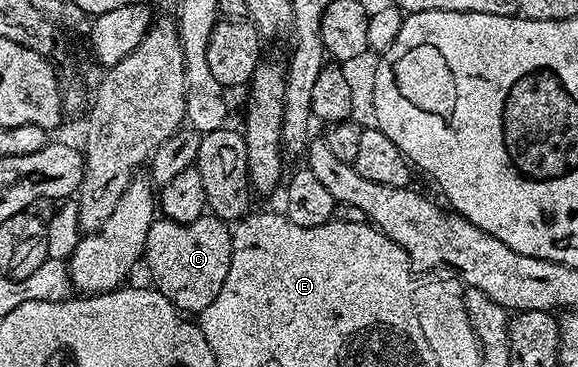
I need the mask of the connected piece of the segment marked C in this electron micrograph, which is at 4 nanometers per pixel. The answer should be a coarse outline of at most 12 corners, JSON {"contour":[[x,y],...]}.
{"contour":[[154,219],[152,288],[199,315],[227,279],[230,226]]}

